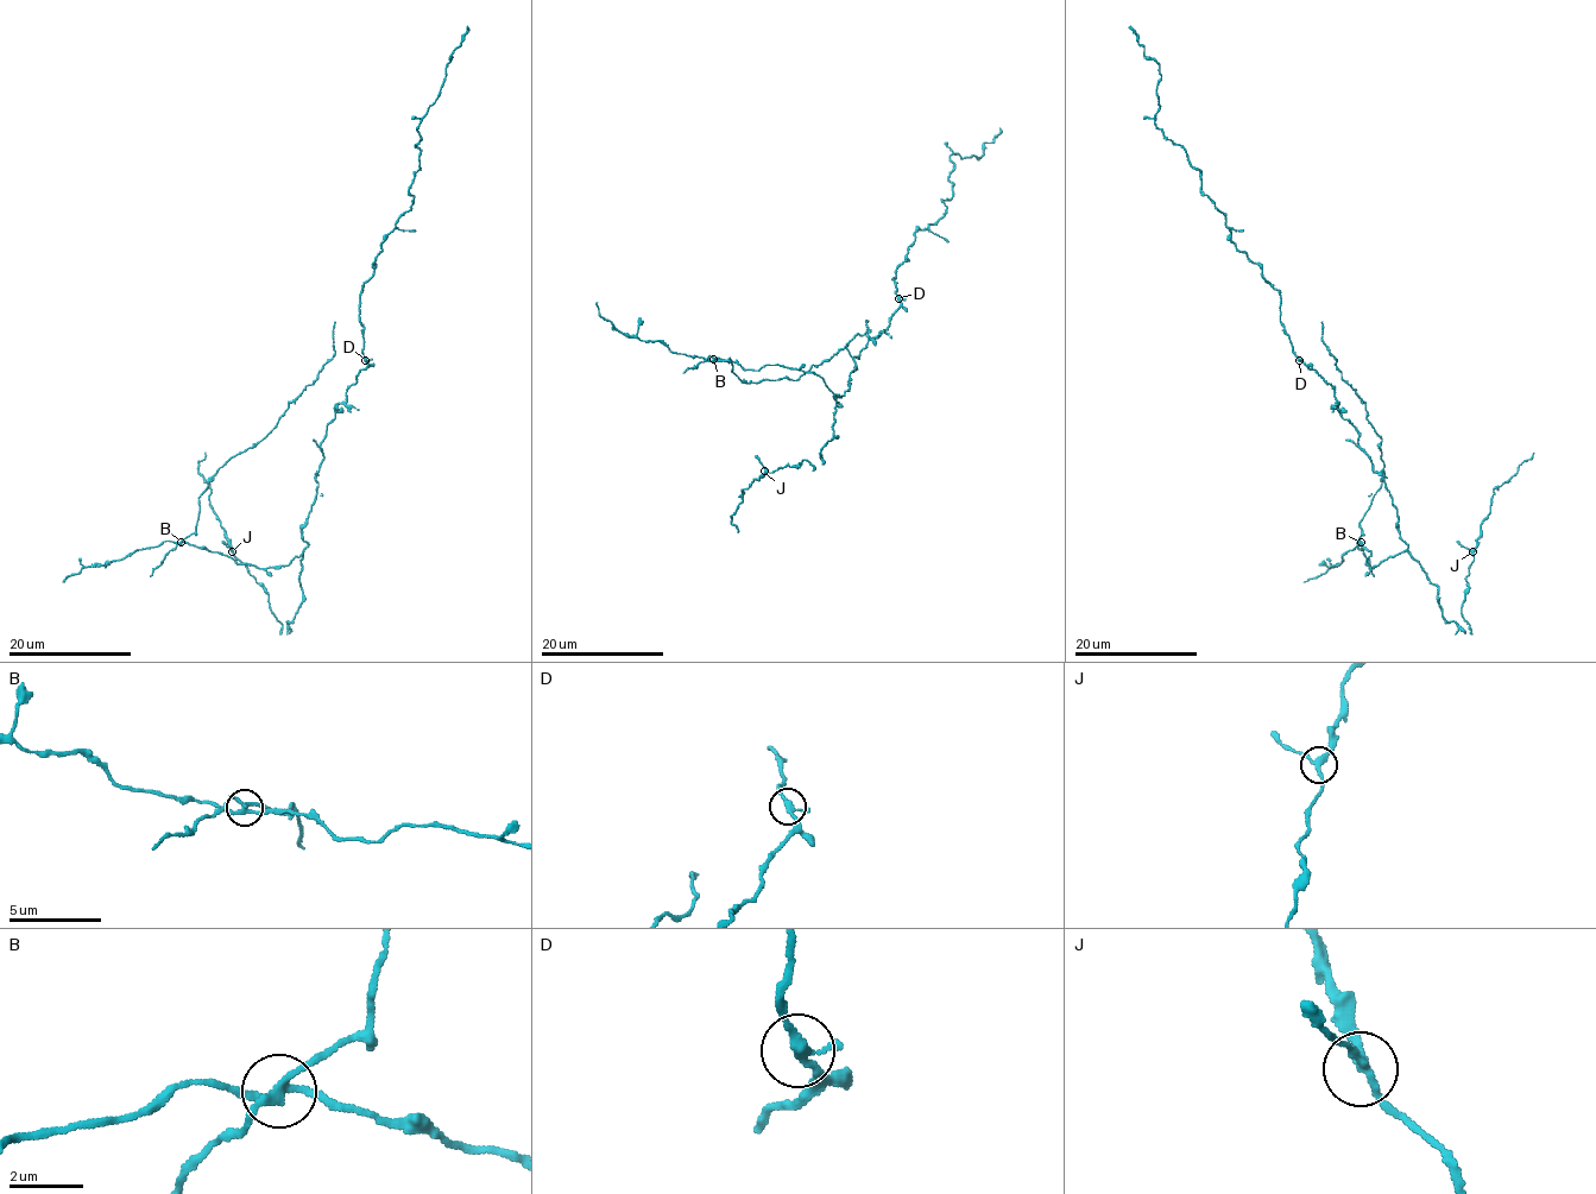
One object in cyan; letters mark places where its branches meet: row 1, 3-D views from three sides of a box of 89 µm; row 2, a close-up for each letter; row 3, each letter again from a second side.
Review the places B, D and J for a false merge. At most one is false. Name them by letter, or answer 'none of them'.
B

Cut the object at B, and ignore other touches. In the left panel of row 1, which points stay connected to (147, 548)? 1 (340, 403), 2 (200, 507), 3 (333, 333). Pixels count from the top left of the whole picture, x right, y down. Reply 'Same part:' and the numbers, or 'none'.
Same part: 1

